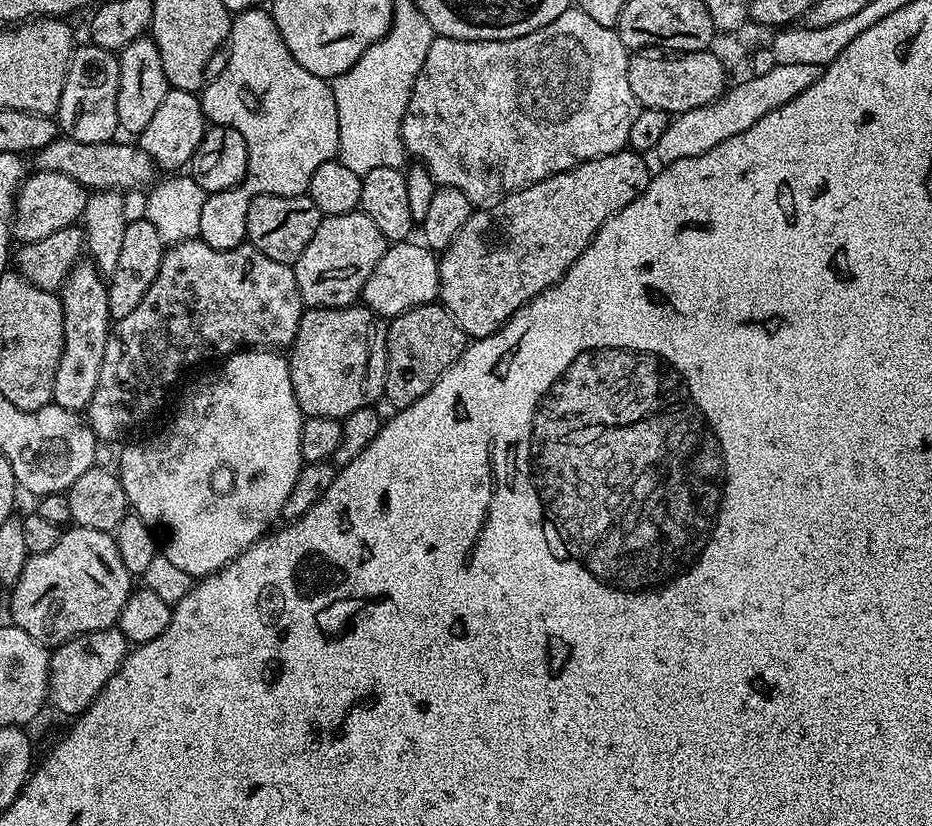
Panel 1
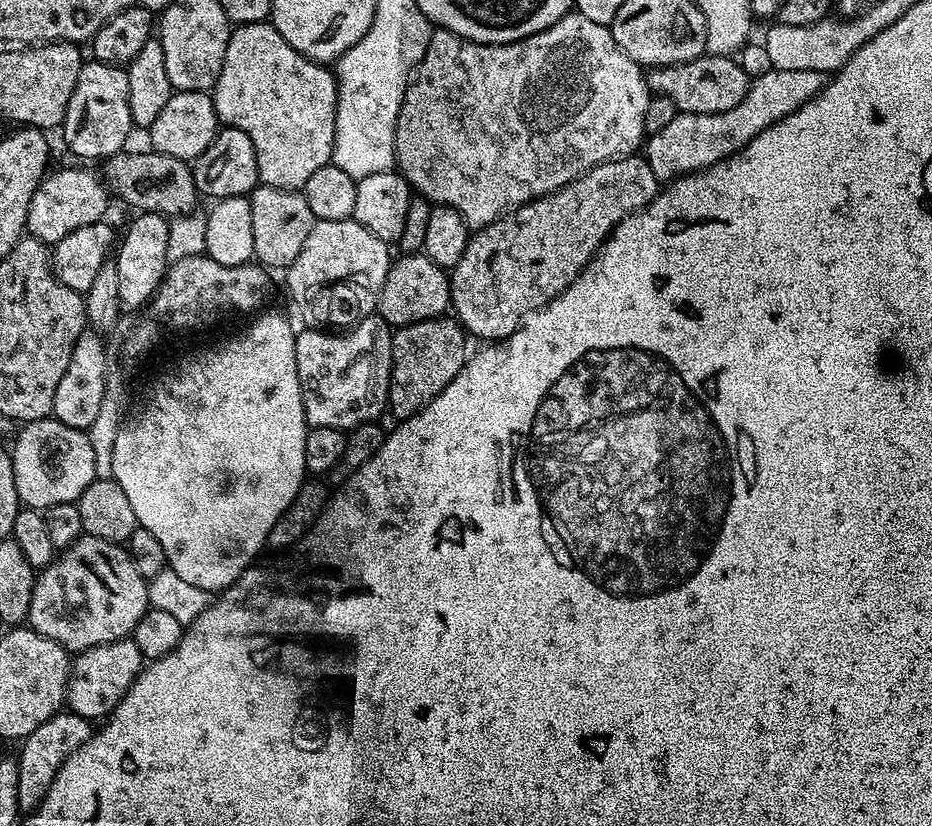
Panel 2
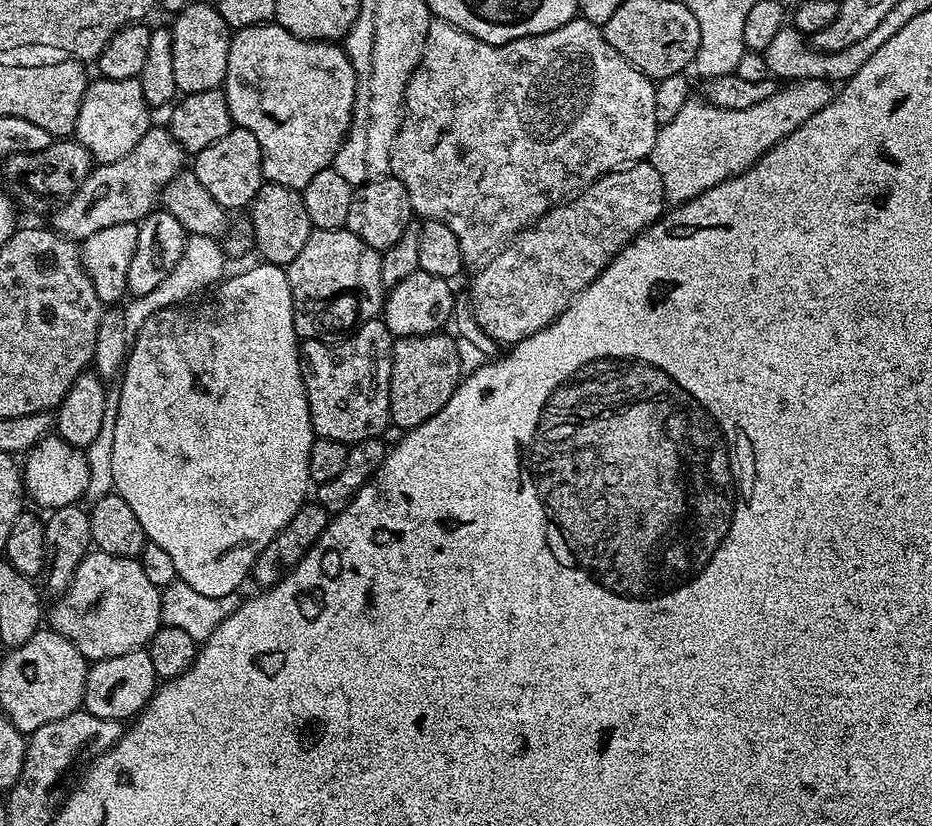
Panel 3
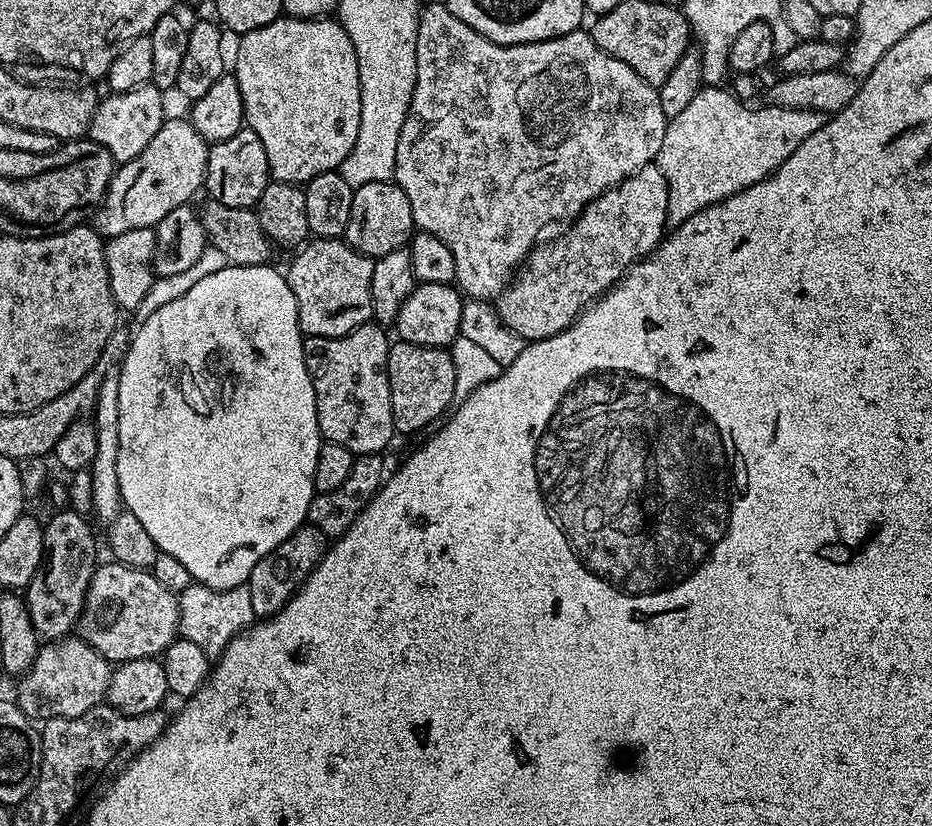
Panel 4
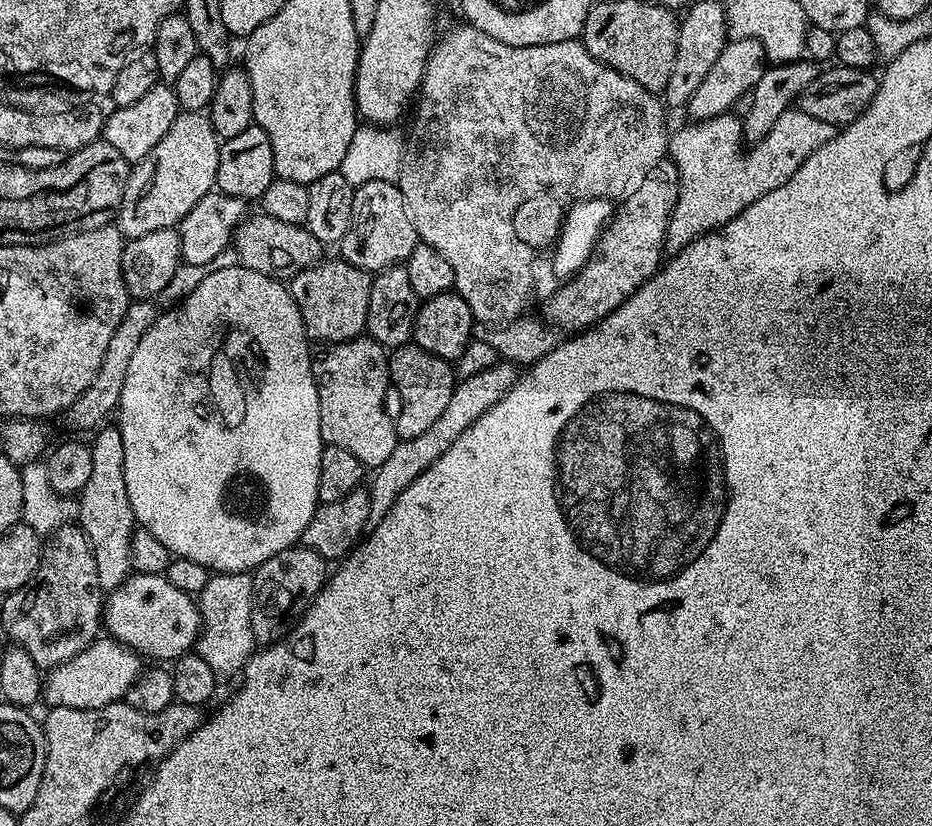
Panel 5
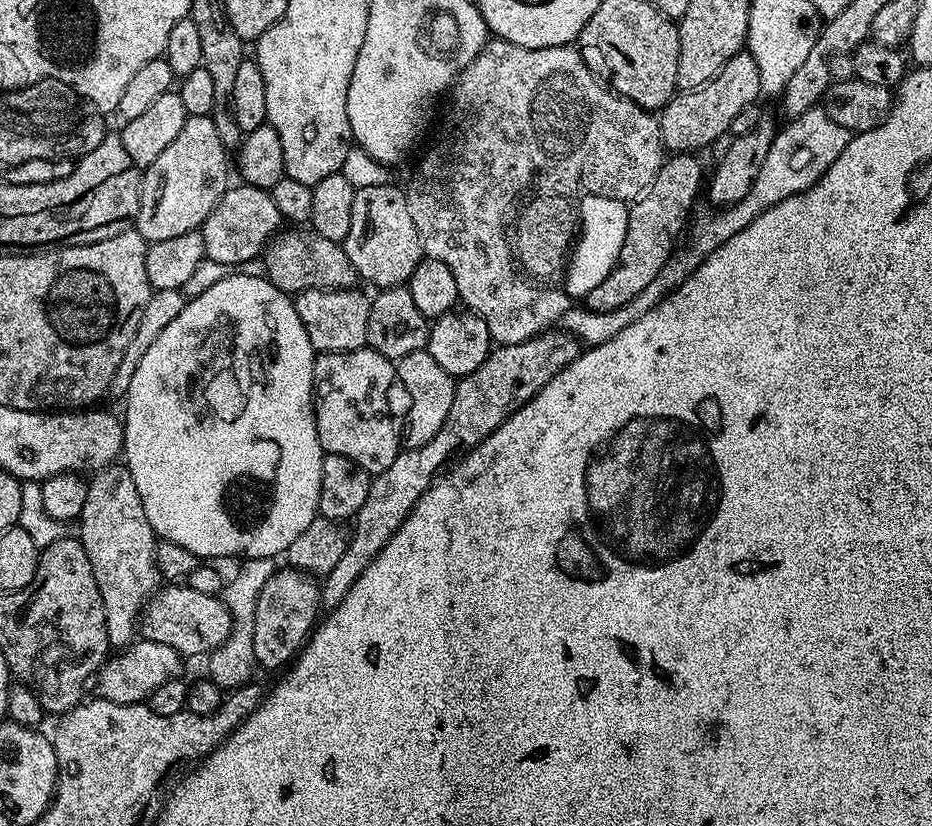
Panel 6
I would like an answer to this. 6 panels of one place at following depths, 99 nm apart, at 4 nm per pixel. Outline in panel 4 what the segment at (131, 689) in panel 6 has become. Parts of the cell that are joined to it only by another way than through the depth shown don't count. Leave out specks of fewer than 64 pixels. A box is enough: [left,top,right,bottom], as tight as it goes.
[14,638,113,722]

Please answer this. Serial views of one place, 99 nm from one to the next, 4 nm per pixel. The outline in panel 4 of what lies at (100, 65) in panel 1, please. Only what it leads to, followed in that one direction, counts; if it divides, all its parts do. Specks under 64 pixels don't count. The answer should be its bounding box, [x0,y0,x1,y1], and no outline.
[88,82,165,162]

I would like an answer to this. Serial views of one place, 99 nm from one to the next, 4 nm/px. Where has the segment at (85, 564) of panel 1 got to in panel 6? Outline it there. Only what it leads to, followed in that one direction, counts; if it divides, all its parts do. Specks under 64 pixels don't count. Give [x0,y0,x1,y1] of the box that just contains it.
[138,582,232,658]

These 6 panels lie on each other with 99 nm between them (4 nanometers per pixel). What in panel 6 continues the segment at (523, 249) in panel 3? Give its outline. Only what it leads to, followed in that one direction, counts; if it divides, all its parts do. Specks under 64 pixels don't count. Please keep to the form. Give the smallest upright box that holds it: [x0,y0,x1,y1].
[586,154,706,310]

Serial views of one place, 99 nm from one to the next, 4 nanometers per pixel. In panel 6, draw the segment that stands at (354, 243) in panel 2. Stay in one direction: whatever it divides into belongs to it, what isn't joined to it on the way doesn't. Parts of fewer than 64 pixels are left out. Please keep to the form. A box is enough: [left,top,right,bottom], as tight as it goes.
[295,288,371,353]

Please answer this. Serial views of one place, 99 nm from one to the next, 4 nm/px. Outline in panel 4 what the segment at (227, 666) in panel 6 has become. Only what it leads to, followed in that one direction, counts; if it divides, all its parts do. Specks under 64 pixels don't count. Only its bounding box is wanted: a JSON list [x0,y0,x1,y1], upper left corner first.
[178,582,257,658]

